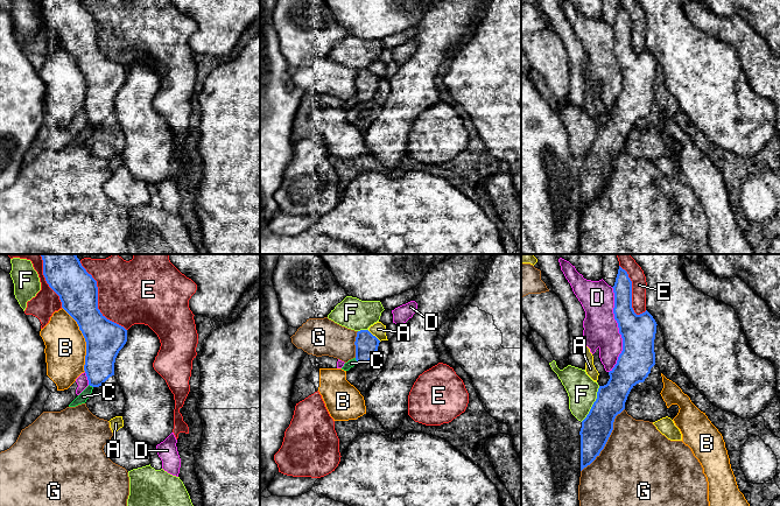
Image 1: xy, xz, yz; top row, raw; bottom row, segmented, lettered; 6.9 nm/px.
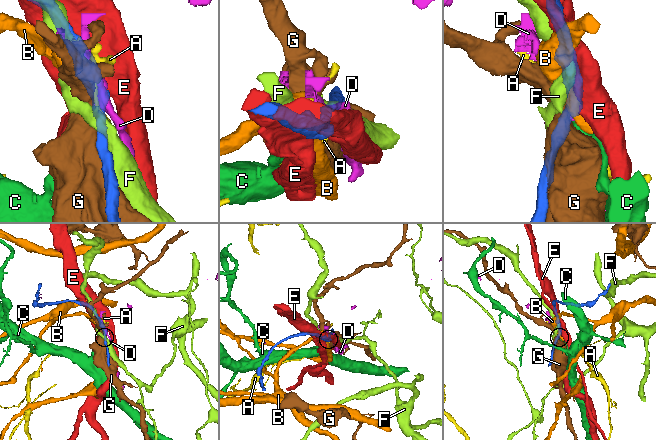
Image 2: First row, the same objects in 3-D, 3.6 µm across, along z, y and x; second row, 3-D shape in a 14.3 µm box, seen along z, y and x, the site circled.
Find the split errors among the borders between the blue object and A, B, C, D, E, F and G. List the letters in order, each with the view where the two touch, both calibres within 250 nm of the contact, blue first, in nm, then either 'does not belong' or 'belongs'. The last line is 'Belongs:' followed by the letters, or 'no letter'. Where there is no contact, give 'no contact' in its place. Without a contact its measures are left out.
A: xz | 160/100 nm | does not belong
B: xy | 260/280 nm | does not belong
C: xy | 220/70 nm | does not belong
D: yz | 240/240 nm | does not belong
E: xy | 280/440 nm | does not belong
F: yz | 200/200 nm | does not belong
G: yz | 200/500 nm | does not belong
Belongs: no letter

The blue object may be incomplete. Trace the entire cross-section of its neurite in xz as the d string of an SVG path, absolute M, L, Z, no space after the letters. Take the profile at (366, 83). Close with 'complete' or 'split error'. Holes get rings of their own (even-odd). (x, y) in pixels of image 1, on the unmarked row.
M360 69L356 76L356 99L357 101L368 101L378 90L380 79L368 69Z | complete

